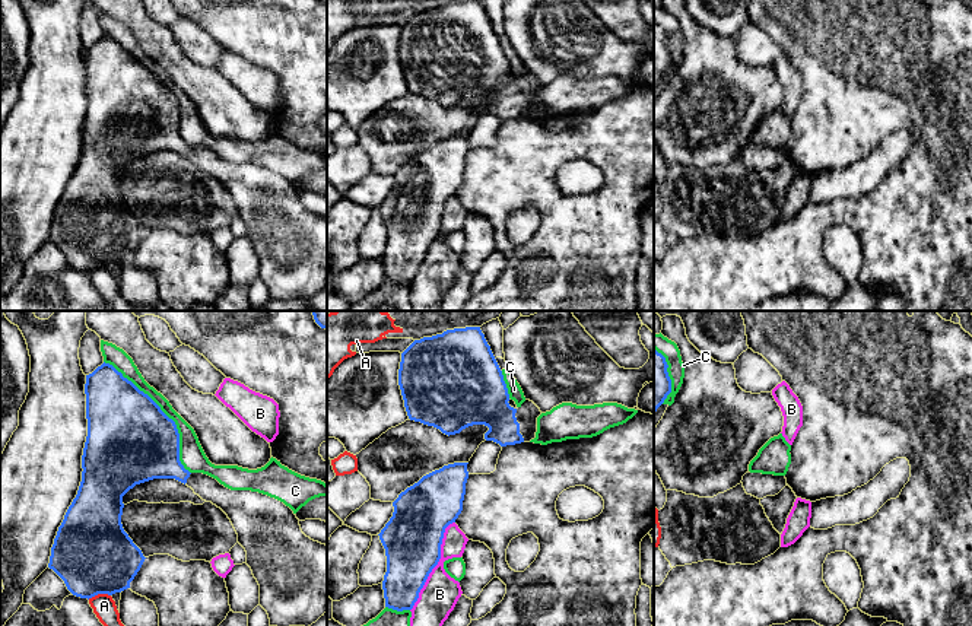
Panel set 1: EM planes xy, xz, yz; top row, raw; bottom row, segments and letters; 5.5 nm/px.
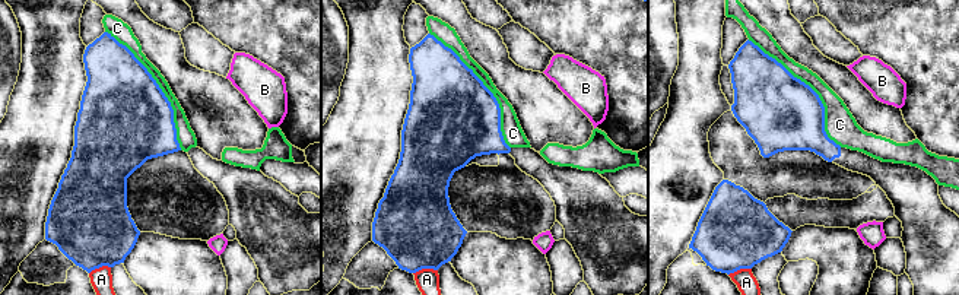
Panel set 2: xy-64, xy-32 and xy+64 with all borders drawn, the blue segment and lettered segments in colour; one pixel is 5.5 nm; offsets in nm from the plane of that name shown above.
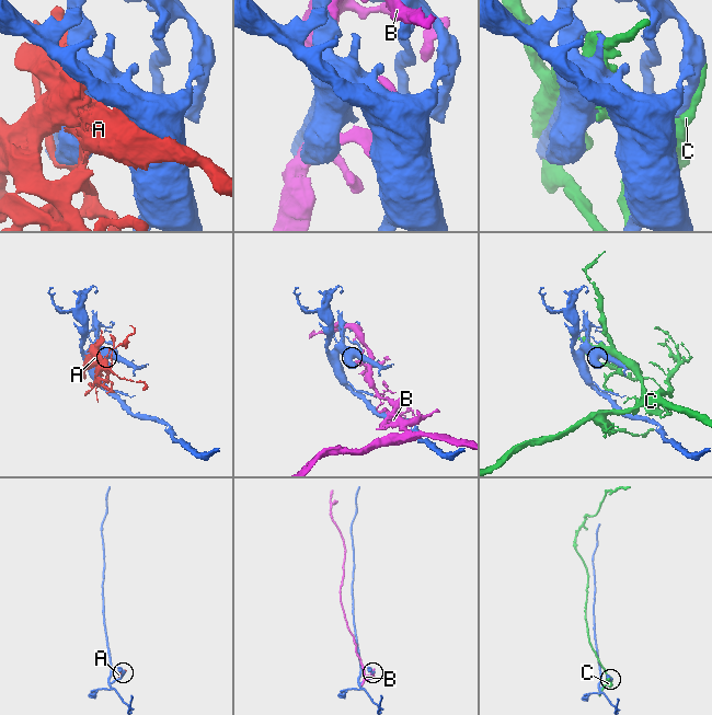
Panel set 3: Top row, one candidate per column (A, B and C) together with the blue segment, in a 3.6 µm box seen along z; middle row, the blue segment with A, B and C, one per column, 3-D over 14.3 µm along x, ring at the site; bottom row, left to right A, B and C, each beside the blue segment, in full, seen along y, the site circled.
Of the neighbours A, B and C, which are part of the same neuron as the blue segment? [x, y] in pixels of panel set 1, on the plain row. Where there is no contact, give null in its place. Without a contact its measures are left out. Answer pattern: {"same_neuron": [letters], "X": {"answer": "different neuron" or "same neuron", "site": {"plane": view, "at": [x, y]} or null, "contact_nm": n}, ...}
{"same_neuron": [], "A": {"answer": "different neuron", "site": {"plane": "xy", "at": [98, 266]}, "contact_nm": 130}, "B": {"answer": "different neuron", "site": {"plane": "xz", "at": [437, 237]}, "contact_nm": 550}, "C": {"answer": "different neuron", "site": {"plane": "xy", "at": [164, 86]}, "contact_nm": 800}}

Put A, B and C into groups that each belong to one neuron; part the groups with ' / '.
A / B / C

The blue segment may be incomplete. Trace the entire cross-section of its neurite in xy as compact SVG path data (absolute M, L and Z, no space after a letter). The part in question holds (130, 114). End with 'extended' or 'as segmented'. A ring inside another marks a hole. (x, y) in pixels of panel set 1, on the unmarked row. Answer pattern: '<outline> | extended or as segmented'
M104 35L86 48L85 67L88 109L82 128L82 155L58 200L48 236L73 268L89 273L98 267L112 268L130 261L130 255L146 231L123 201L123 169L136 158L153 152L175 152L191 161L203 174L220 181L231 193L238 216L247 225L247 238L260 258L260 279L267 285L270 299L308 301L324 289L327 285L327 219L302 206L299 193L289 179L258 165L231 163L207 147L185 143L180 134L180 107L175 95L112 38Z | extended

